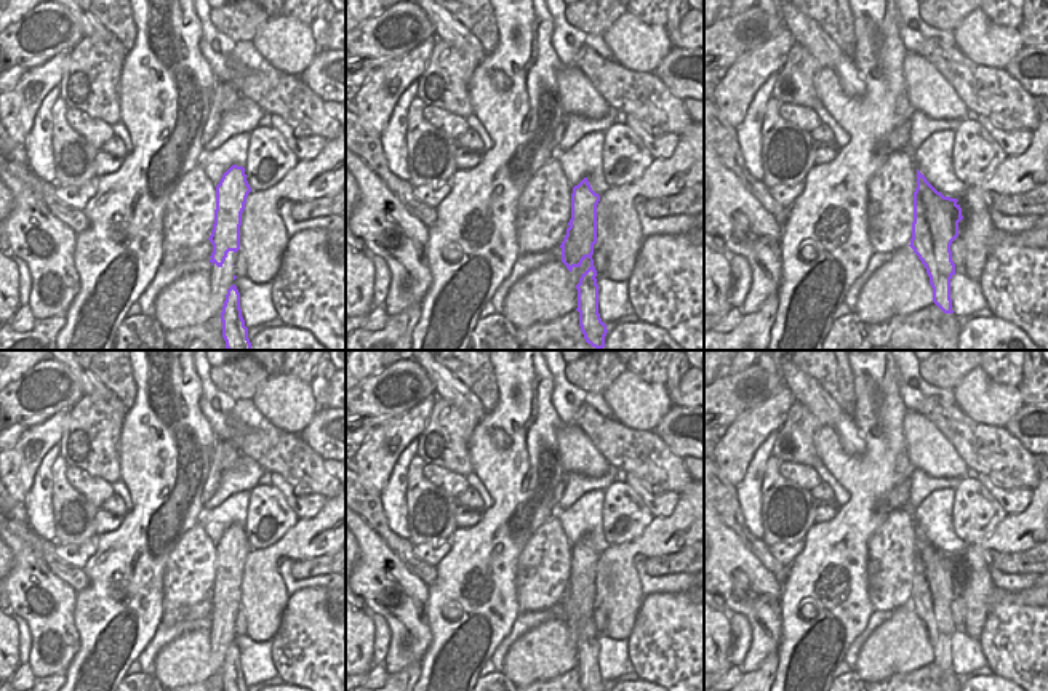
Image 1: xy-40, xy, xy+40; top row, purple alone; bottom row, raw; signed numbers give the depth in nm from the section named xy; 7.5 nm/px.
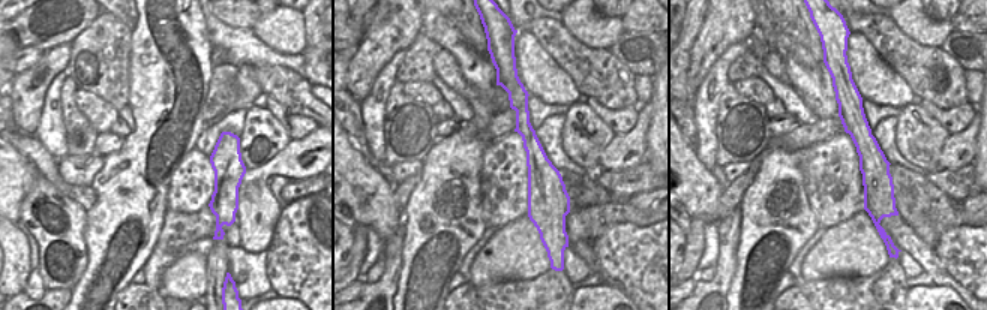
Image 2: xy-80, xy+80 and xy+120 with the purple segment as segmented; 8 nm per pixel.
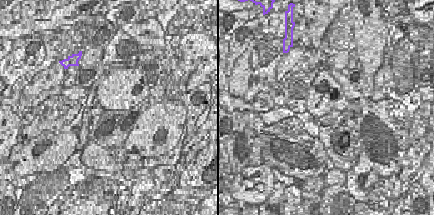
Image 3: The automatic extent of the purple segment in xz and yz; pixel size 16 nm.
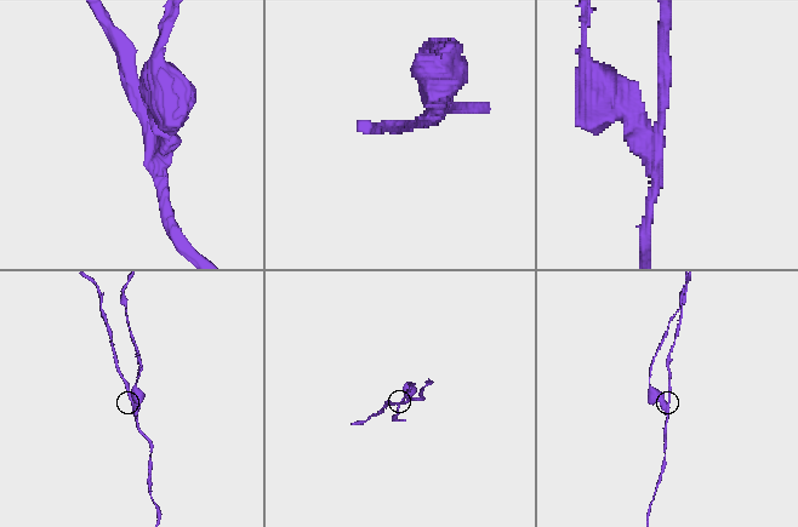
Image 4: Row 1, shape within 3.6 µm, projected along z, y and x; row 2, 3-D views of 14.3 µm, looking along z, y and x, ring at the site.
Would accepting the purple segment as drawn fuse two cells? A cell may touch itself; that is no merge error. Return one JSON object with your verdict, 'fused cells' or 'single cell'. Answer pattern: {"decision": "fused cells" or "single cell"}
{"decision": "fused cells"}

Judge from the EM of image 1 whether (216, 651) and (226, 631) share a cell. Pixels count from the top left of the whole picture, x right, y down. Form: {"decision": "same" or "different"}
{"decision": "same"}

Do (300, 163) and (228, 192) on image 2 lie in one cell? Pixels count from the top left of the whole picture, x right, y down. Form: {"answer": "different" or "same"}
{"answer": "different"}

